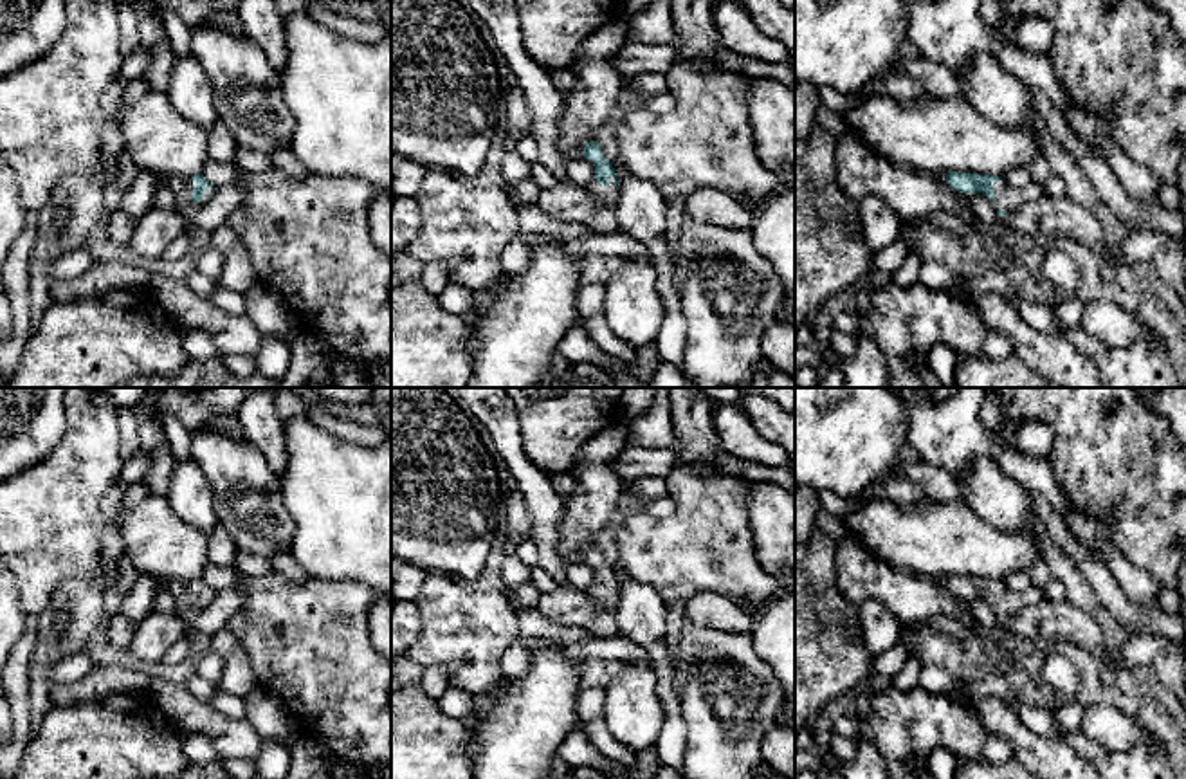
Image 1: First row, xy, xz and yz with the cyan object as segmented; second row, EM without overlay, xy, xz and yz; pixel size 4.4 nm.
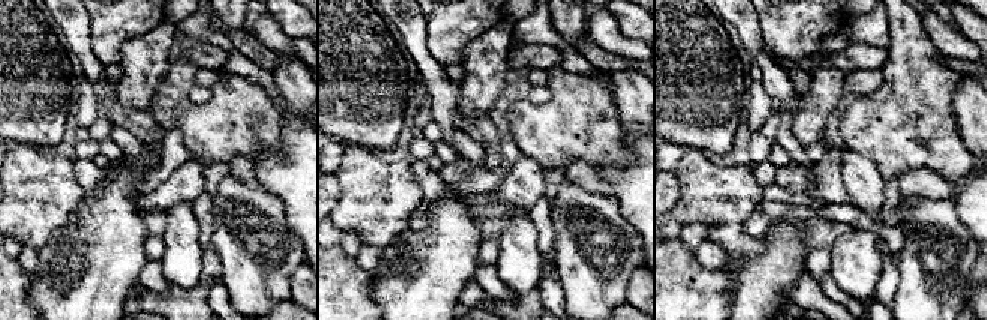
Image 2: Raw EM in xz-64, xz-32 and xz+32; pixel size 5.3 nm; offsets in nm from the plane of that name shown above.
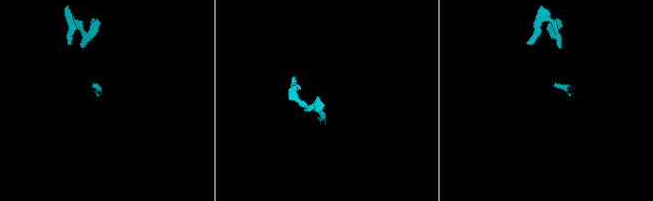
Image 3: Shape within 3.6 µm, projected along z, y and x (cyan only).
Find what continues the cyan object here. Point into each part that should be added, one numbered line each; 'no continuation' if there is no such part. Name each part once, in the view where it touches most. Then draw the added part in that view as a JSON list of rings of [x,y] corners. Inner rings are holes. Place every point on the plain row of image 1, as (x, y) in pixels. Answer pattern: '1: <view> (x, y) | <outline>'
1: xz (604, 624) | [[[609,581],[607,590],[600,590],[597,582],[586,590],[586,595],[597,606],[597,619],[588,626],[595,637],[615,638],[618,637],[616,626],[616,600],[618,591],[615,590],[615,582]]]

